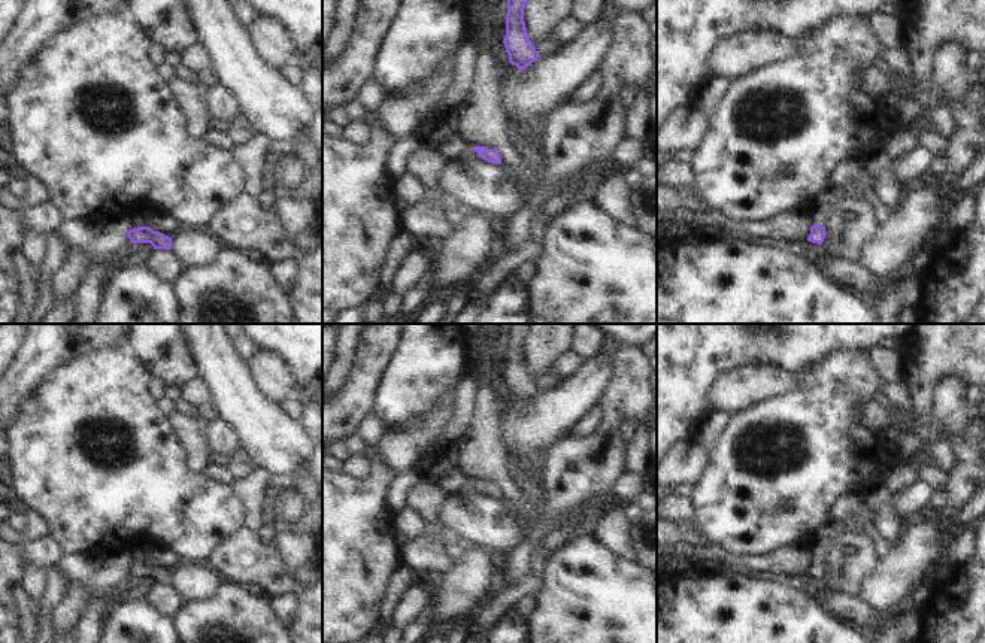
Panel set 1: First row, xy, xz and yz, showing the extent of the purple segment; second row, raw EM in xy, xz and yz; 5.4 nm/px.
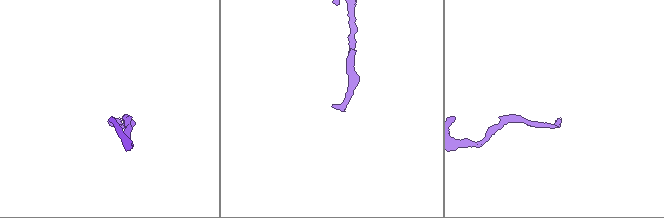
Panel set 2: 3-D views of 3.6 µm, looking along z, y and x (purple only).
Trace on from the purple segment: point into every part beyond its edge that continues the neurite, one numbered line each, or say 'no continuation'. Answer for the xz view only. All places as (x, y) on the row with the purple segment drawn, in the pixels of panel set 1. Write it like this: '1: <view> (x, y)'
1: xz (464, 148)

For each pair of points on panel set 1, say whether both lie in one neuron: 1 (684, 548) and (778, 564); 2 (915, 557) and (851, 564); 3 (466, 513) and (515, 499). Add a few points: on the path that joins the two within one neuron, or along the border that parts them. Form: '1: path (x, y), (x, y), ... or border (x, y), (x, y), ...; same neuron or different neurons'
1: path (708, 552), (754, 563); same neuron
2: border (879, 560), (860, 593); different neurons
3: border (503, 497), (529, 524); different neurons

